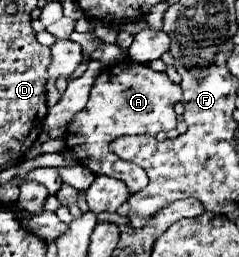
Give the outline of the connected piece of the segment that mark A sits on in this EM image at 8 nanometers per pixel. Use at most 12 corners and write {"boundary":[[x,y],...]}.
{"boundary":[[133,60],[95,78],[65,144],[129,194],[145,170],[109,142],[177,126],[181,86]]}

